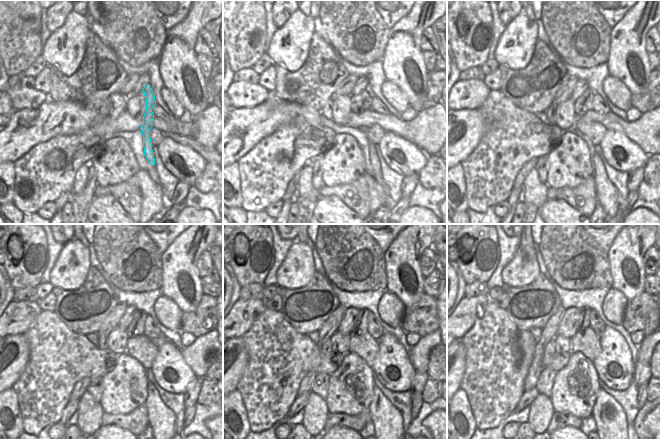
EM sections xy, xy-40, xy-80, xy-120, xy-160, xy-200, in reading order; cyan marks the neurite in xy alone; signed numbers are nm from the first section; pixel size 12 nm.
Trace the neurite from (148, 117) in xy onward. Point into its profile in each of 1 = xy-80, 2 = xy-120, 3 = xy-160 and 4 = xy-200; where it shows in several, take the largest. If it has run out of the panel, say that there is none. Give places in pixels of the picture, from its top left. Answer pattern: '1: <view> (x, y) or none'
1: xy-80 (606, 193)
2: xy-120 (162, 420)
3: xy-160 (388, 421)
4: xy-200 (611, 423)

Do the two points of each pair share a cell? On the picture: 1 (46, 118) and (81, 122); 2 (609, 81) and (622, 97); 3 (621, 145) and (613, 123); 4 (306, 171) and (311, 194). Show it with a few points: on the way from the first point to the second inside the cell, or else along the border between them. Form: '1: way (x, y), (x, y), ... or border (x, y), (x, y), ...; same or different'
1: way (55, 118), (58, 118), (64, 112), (72, 115); same
2: way (611, 85), (618, 93); same
3: border (607, 129), (624, 133), (636, 144); different
4: way (306, 177), (306, 188); same

